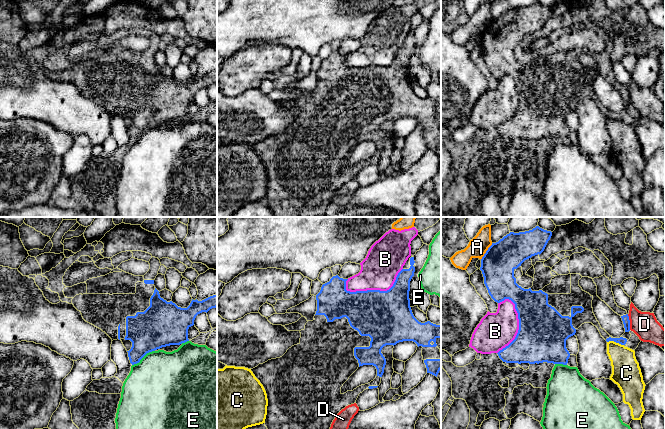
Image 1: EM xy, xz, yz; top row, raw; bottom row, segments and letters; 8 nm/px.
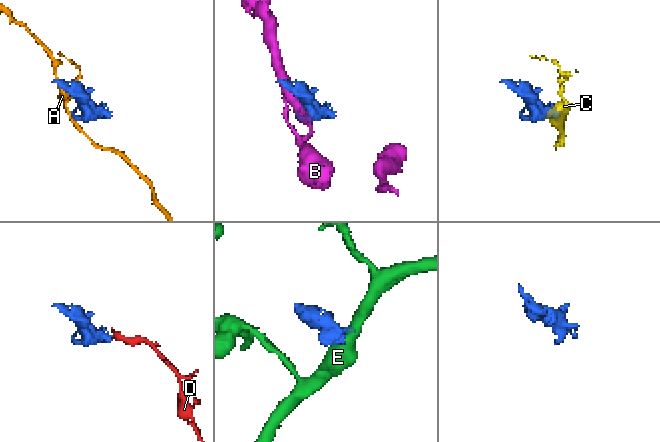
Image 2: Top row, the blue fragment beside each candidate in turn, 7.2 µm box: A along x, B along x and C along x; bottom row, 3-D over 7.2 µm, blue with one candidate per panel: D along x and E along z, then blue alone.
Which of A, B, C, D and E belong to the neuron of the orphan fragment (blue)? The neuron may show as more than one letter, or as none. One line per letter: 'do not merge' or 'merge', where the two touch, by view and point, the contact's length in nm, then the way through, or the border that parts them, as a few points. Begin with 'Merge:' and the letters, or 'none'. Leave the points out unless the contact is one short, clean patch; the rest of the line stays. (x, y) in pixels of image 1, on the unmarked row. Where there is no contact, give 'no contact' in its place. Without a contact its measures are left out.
Merge: none
A: do not merge | yz (486, 27) | 160 nm
B: do not merge | xz (377, 66) | 500 nm
C: do not merge | yz (615, 117) | 140 nm | along yz (607, 117), (615, 117), (623, 121)
D: do not merge | yz (629, 98) | 130 nm | along yz (627, 90), (630, 105)
E: do not merge | xy (143, 132) | 220 nm

